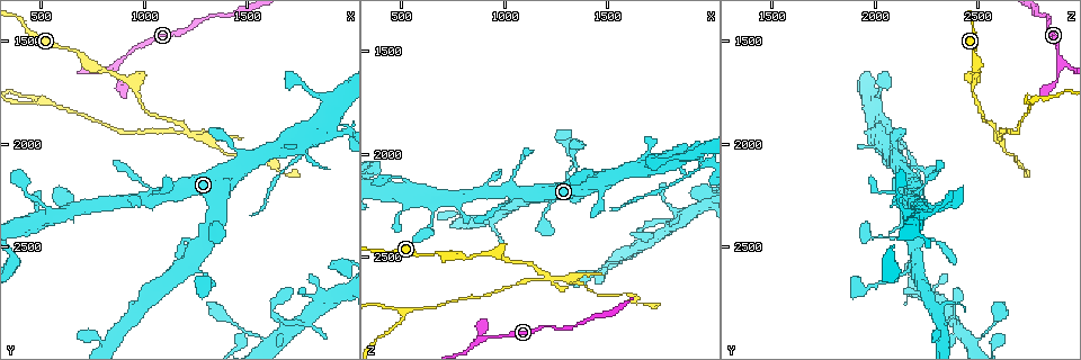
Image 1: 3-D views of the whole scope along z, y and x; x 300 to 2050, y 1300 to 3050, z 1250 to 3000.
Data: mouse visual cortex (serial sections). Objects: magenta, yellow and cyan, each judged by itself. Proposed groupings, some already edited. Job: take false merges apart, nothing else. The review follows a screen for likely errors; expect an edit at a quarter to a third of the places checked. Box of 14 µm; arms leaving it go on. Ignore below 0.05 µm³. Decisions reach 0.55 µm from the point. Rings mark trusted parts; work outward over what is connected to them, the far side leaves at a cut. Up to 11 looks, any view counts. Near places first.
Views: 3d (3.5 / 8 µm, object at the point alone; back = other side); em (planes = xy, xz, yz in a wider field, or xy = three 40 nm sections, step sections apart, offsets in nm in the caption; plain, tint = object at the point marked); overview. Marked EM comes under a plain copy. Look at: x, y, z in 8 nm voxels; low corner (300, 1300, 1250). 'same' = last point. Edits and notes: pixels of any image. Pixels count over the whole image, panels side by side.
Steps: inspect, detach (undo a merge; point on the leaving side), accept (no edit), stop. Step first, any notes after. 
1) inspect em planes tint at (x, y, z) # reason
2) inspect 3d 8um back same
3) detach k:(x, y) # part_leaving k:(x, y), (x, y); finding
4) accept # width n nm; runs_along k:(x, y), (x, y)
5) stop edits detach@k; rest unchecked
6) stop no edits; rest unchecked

inspect 3d 3.5um at (940, 1690, 2480) # calibre changes

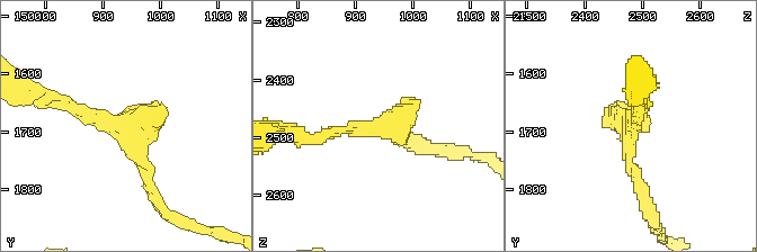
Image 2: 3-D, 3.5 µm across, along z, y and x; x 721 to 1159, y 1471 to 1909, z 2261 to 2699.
inspect em xy step 3 tint at (935, 1695, 2480) # shape alone is not enough

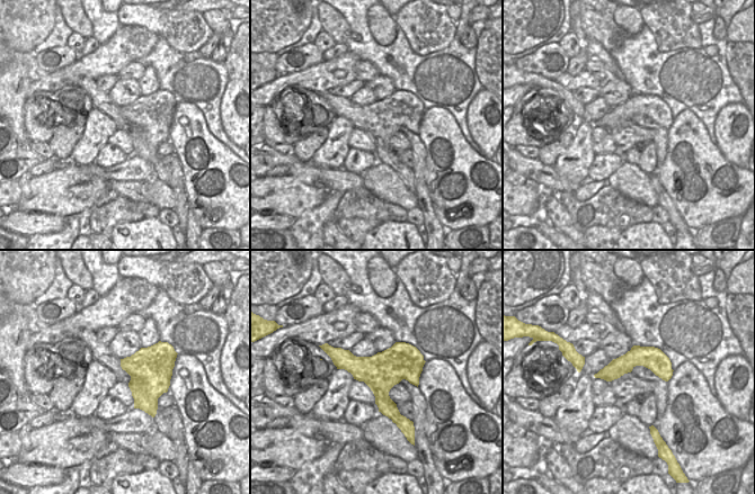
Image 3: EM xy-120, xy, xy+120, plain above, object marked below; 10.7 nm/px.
accept # width 400 nm; runs_along 3:(669, 371), (630, 359), (600, 375); continuous, no second cell

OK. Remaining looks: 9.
inspect 3d 3.5um at (890, 1570, 2890) # three-way junction

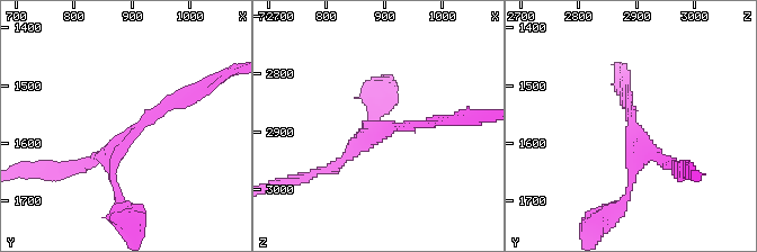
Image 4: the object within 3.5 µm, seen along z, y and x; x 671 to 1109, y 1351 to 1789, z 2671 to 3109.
inspect em xy step 3 tint at (900, 1580, 2895) # arms 3; arm_widths 100, 150, 150 nm; need the tissue

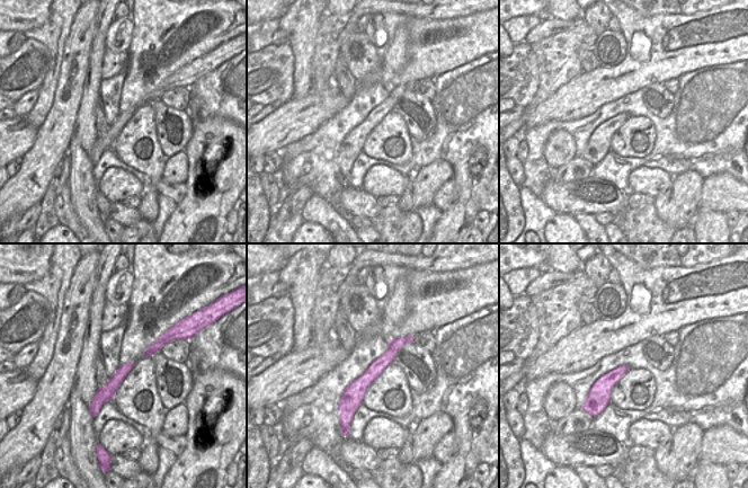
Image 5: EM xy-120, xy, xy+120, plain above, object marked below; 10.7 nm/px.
accept # width 180 nm; runs_along 5:(409, 338), (359, 386), (348, 411); continuous, no second cell

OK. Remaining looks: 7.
inspect 3d 3.5um at (1980, 1930, 2040) # narrows sharply

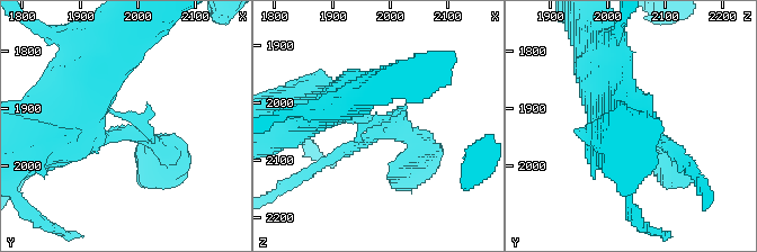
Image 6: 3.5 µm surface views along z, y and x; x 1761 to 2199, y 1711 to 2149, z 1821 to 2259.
inspect em xy step 1 tint at (1970, 1945, 2030) # now the EM

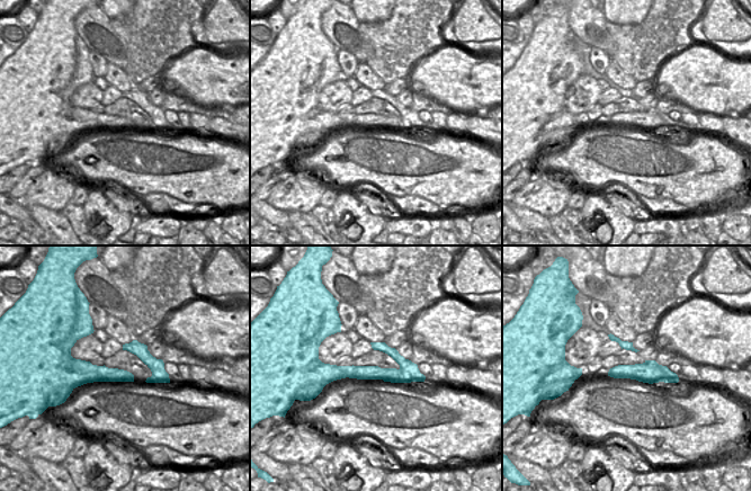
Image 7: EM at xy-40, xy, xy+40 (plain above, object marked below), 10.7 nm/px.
detach 6:(318, 167) # a second cell is stuck on

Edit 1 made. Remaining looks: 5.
inspect overview # see it whole again

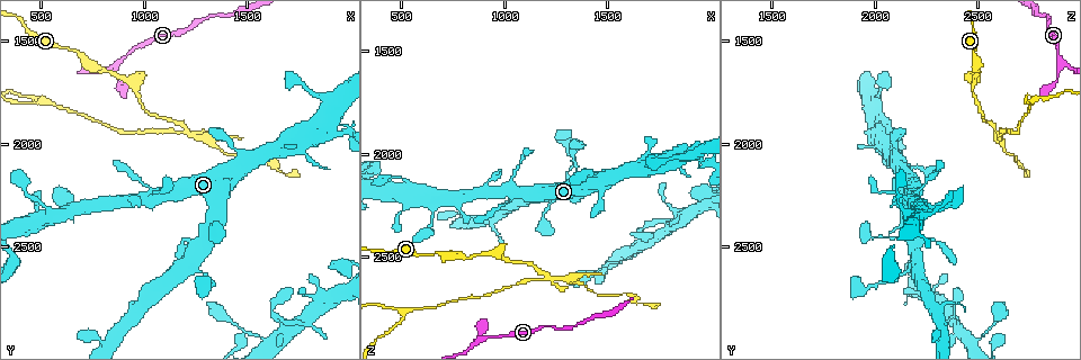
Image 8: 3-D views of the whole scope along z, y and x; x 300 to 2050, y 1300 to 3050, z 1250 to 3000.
inspect 3d 3.5um at (1210, 1950, 2600) # three arms meet

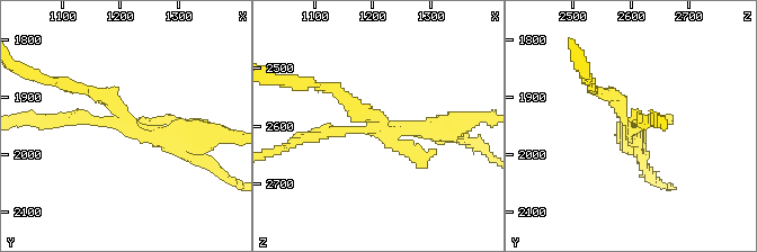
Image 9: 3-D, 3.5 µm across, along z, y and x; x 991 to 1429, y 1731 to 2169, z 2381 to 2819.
inspect em xy step 1 tint at (1210, 1940, 2595)

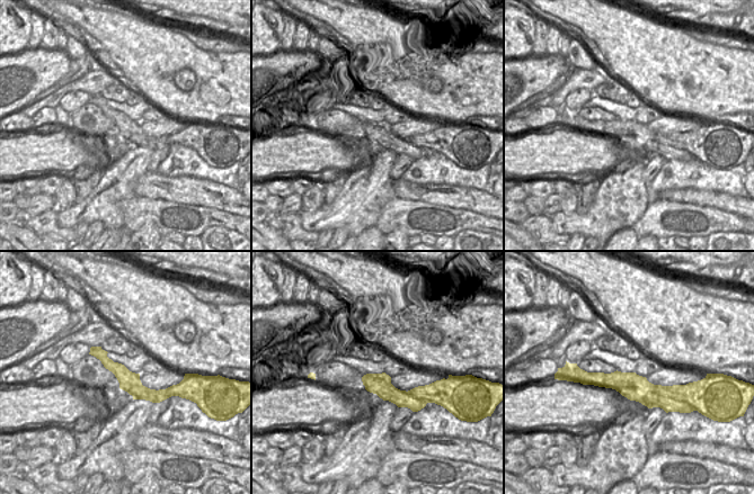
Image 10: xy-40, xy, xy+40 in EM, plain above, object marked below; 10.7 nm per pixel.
inspect em xy step 2 tint same

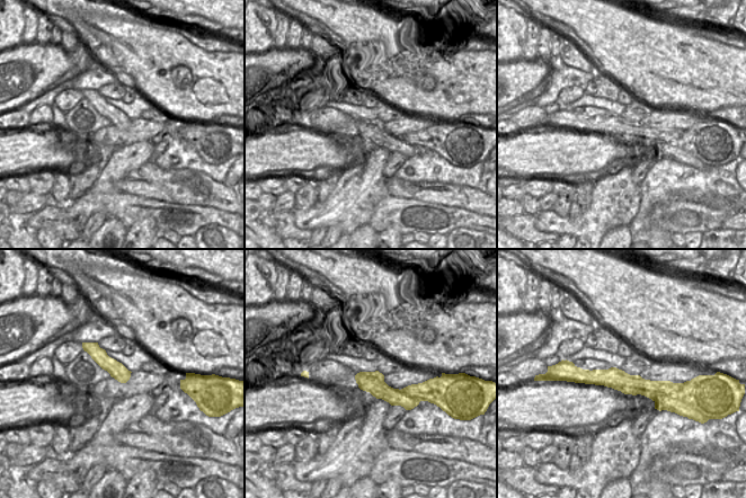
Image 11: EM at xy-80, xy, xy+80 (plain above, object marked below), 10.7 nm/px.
detach 9:(477, 115) # part_leaving 9:(377, 124), (309, 135), (284, 147); two cells meet here

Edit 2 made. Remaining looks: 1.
stop edits detach@6, detach@9; rest unchecked

